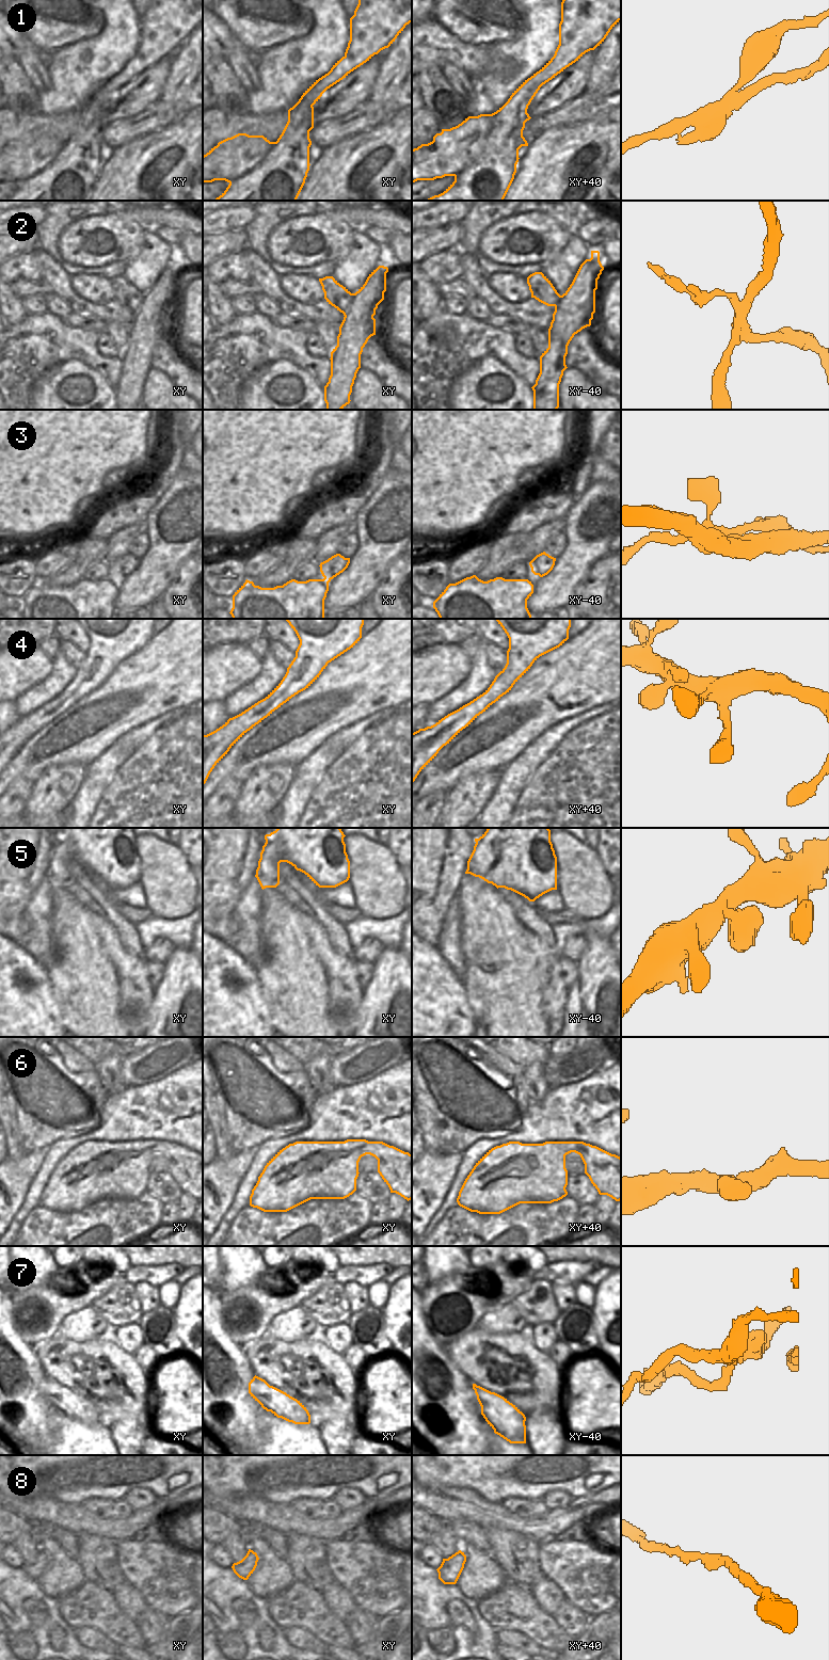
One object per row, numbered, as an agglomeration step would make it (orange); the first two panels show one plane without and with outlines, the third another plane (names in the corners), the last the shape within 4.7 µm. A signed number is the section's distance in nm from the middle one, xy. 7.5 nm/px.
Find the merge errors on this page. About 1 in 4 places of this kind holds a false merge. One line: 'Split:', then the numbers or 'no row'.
Split: 1, 2, 7

